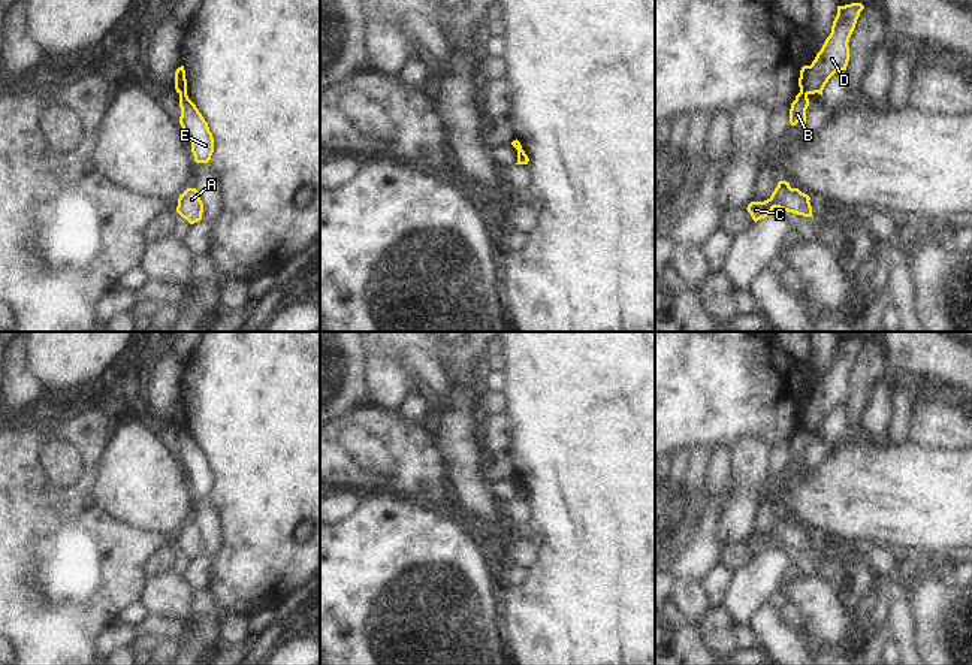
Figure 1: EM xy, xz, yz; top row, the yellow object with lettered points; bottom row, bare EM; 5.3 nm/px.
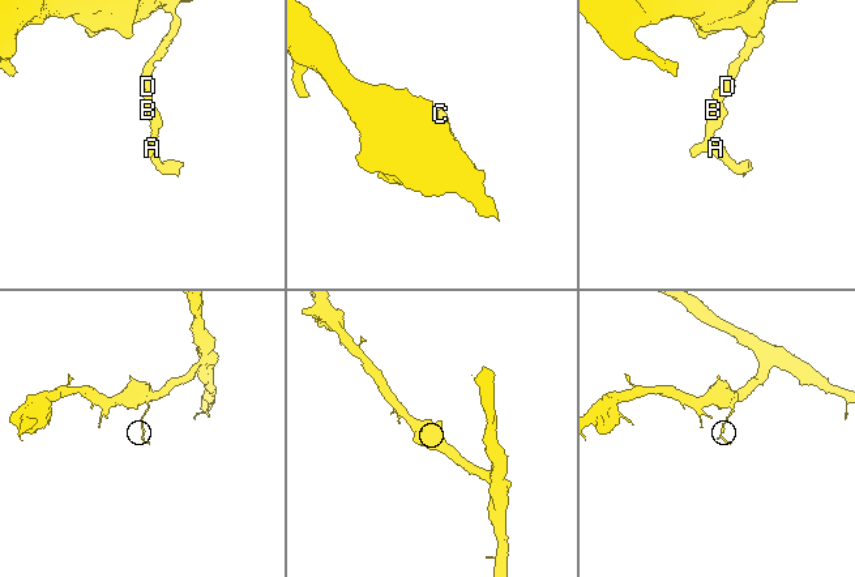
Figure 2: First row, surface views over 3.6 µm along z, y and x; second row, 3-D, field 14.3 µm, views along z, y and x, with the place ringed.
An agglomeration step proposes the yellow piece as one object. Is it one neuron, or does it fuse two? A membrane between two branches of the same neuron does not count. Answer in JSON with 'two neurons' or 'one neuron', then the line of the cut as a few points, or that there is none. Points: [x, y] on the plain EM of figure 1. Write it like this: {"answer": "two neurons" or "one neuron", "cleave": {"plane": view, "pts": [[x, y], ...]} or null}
{"answer": "two neurons", "cleave": {"plane": "xy", "pts": [[180, 428], [186, 429]]}}

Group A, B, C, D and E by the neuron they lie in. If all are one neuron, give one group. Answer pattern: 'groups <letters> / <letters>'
groups A B C E / D

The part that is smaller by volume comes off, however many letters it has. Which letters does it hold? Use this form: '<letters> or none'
A, B, C, E.

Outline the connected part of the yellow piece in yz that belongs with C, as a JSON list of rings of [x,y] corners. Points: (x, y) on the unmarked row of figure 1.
[[[779,516],[767,535],[751,536],[746,544],[755,557],[772,550],[775,542],[803,551],[813,551],[809,535],[810,532],[808,529],[802,528],[799,523],[791,523],[790,517]]]

